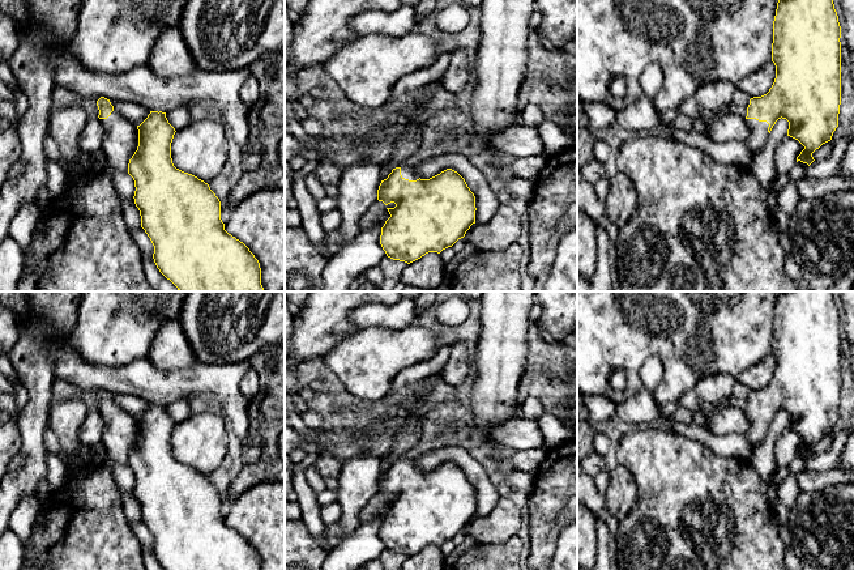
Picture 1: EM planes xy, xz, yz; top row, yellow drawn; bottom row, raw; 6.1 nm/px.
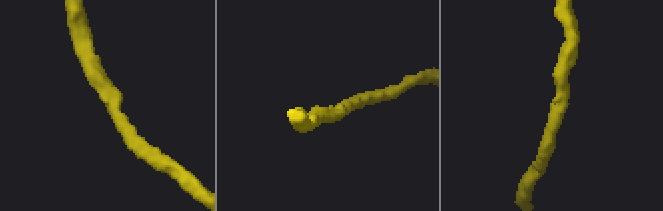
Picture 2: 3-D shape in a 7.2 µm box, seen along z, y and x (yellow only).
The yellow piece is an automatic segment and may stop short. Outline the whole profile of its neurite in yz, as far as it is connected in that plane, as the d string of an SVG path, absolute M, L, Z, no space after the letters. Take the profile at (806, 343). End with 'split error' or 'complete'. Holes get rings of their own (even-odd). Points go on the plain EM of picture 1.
M778 292L773 314L772 354L776 358L776 371L769 384L750 392L746 414L750 430L744 434L752 450L767 437L769 426L778 412L789 414L787 429L798 433L804 442L797 450L808 459L815 454L812 446L832 433L838 420L841 397L841 319L833 292Z; split error

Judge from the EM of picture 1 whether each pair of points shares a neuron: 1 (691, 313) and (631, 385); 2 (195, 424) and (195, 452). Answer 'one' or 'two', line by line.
1: one
2: one

